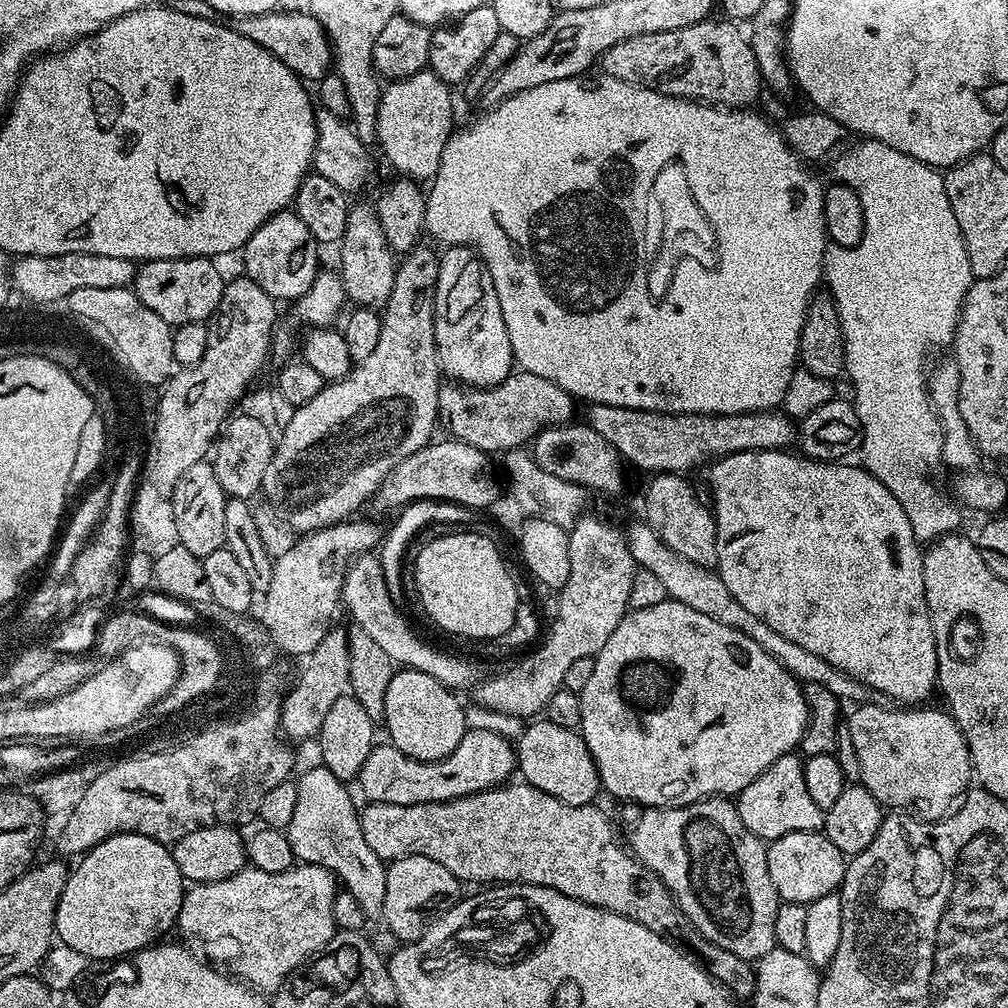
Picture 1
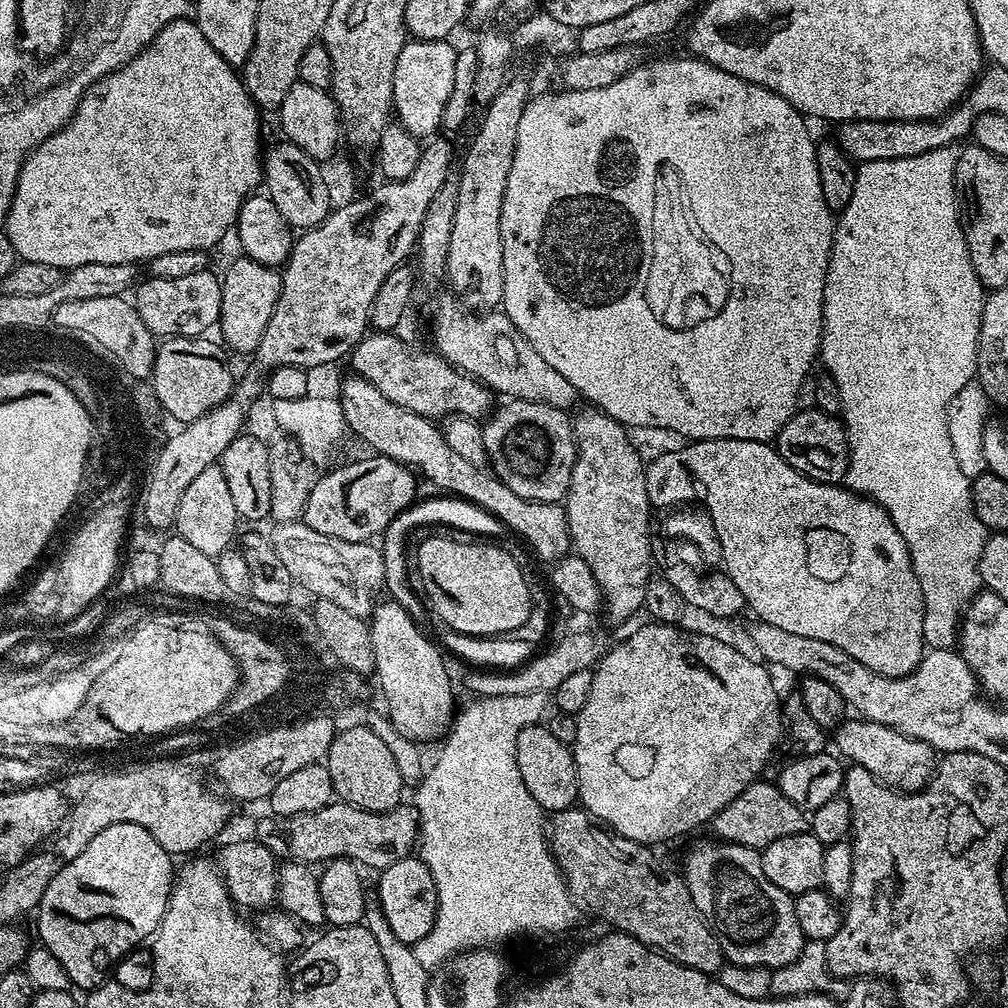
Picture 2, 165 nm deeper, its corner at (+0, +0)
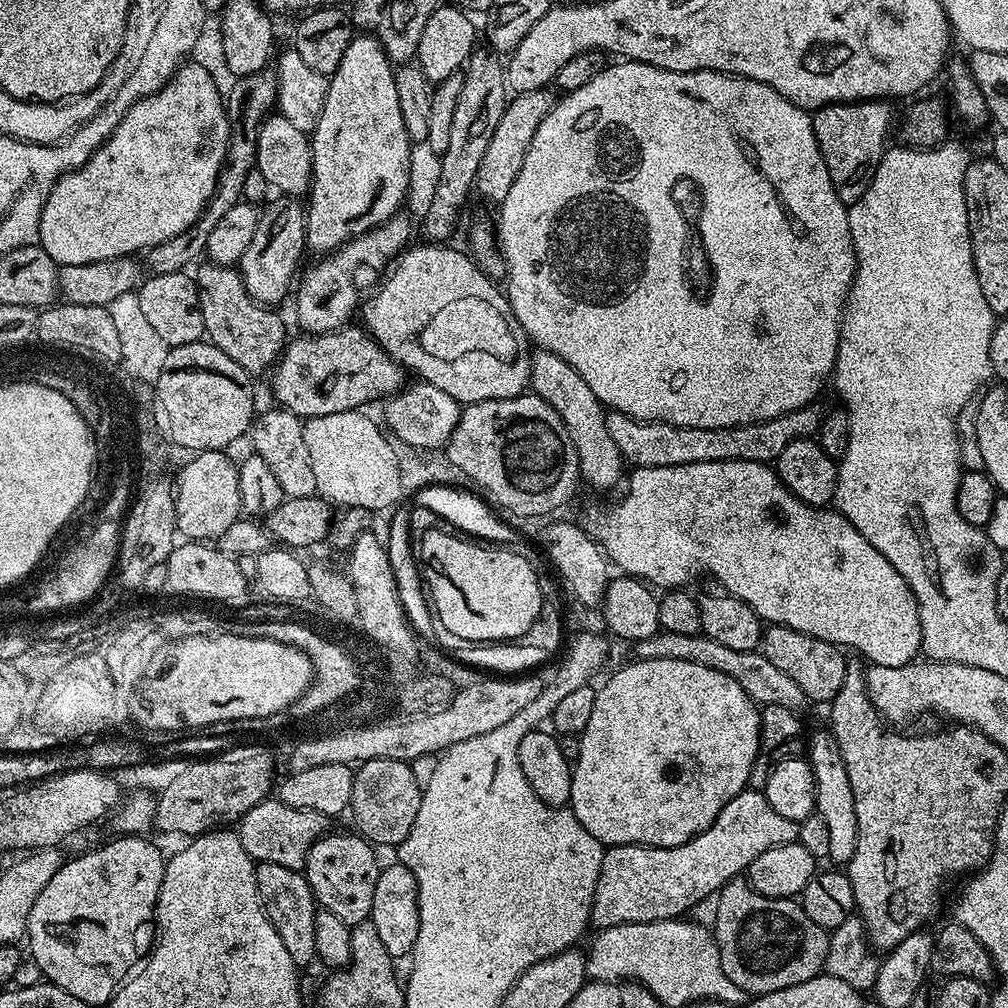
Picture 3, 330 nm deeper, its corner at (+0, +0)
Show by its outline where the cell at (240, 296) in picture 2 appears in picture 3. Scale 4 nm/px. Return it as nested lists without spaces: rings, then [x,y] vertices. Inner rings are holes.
[[[276,198],[268,209],[260,212],[258,230],[242,254],[238,265],[240,277],[244,280],[246,290],[261,306],[280,304],[289,292],[297,275],[296,267],[300,264],[300,255],[306,252],[306,208],[296,198]]]

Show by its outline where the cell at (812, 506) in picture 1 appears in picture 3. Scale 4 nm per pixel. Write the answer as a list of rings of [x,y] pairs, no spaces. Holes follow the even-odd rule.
[[[708,461],[690,462],[686,465],[658,466],[656,469],[637,468],[633,476],[627,477],[628,489],[624,497],[617,504],[592,504],[584,512],[582,527],[597,544],[604,550],[613,565],[620,567],[619,571],[625,576],[643,580],[660,590],[680,590],[685,587],[688,576],[692,576],[700,567],[704,567],[729,596],[737,596],[742,602],[750,605],[760,616],[761,621],[769,625],[781,624],[790,626],[790,630],[802,630],[802,634],[810,634],[814,638],[822,638],[822,642],[830,642],[841,649],[853,648],[861,652],[868,659],[869,665],[878,666],[906,666],[913,663],[921,655],[920,639],[922,626],[918,614],[918,602],[902,574],[858,534],[858,530],[839,512],[828,506],[807,504],[799,500],[796,495],[780,480],[775,467],[771,463],[762,461]]]

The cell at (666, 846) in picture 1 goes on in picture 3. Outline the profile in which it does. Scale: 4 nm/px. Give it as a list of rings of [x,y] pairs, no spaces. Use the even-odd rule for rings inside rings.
[[[737,878],[720,889],[714,903],[714,935],[716,945],[720,947],[722,970],[726,970],[726,978],[730,978],[730,982],[734,982],[734,986],[738,986],[746,994],[765,996],[774,990],[786,990],[786,986],[798,986],[825,971],[829,933],[818,926],[818,922],[810,922],[810,918],[806,918],[804,909],[795,899],[779,900],[773,896],[763,896],[752,889],[747,879]]]

